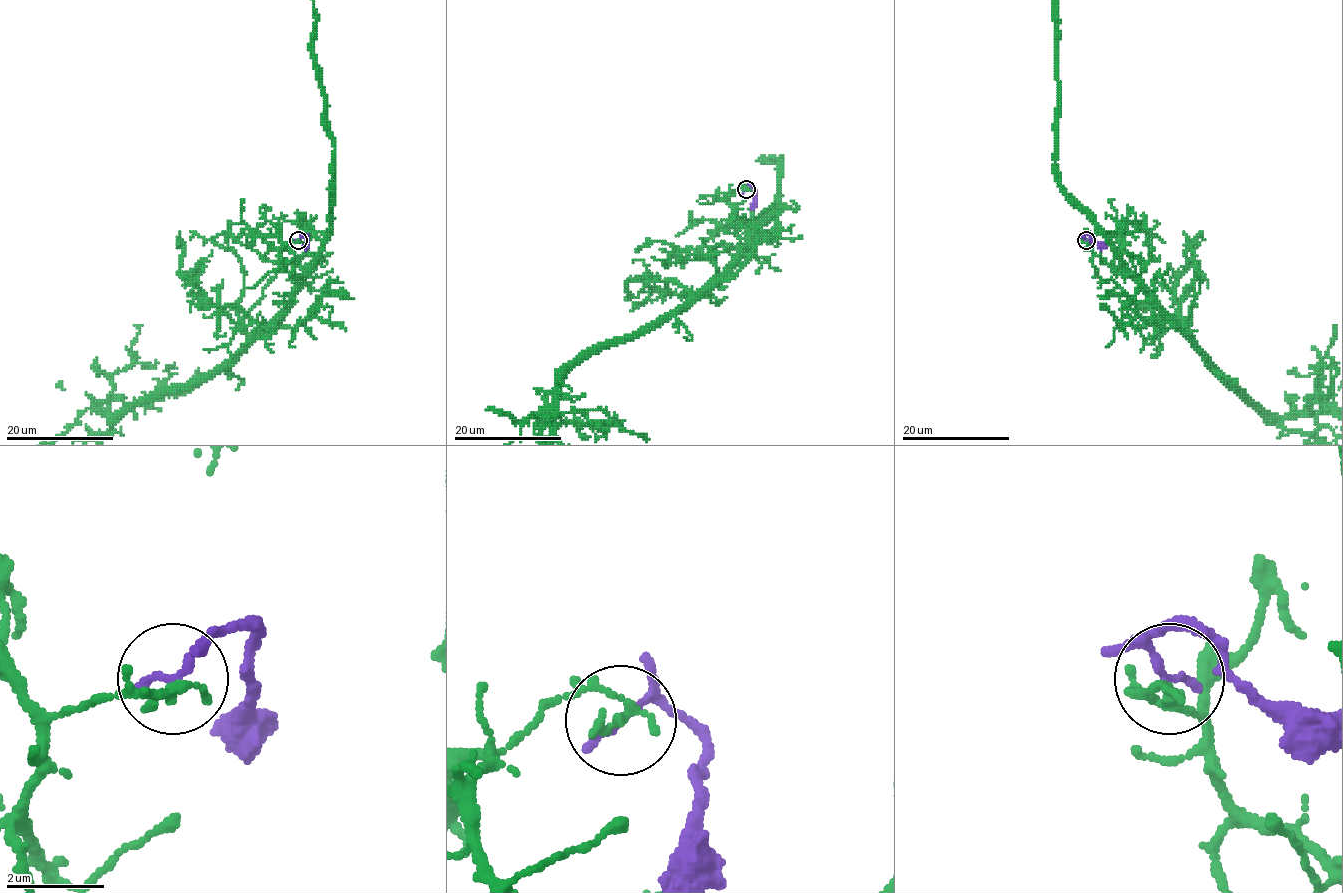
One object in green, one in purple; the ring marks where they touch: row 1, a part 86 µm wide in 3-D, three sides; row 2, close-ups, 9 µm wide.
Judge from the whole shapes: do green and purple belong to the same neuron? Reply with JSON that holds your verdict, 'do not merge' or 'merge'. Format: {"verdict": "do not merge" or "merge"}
{"verdict": "do not merge"}

